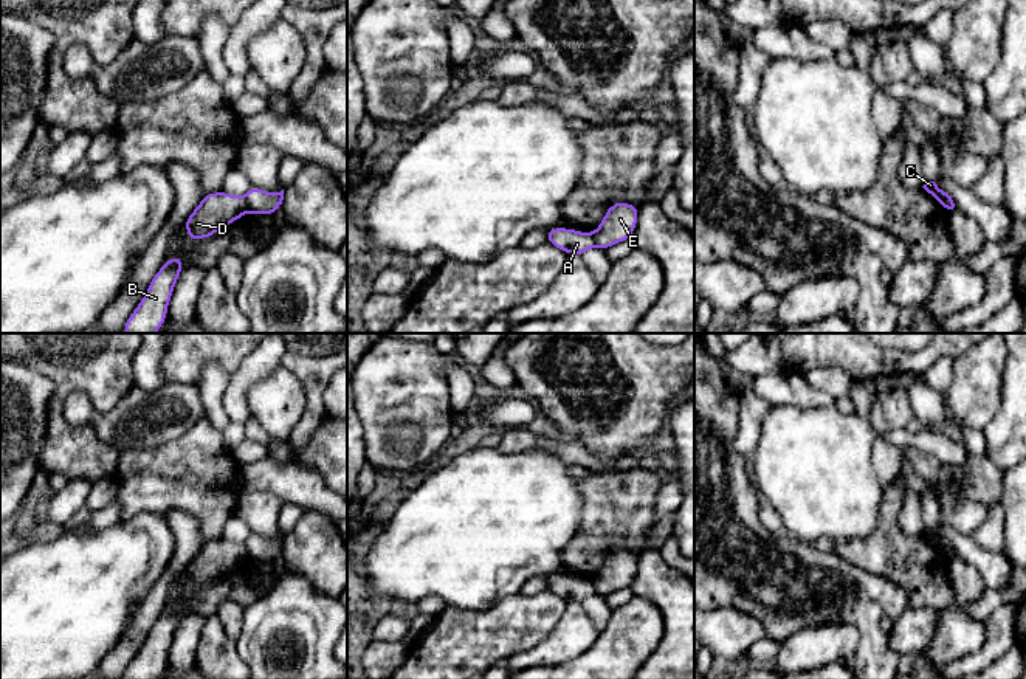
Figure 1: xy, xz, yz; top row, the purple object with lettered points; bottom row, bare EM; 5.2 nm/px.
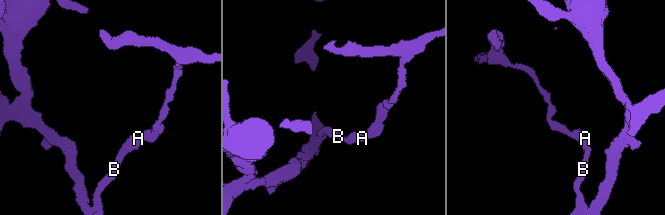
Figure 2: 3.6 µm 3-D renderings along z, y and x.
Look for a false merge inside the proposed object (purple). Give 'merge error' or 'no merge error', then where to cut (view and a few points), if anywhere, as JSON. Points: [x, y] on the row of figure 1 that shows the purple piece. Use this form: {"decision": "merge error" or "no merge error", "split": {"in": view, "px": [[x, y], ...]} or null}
{"decision": "merge error", "split": {"in": "xy", "px": [[244, 197], [250, 211]]}}

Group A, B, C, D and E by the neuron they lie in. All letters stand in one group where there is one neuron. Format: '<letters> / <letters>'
A B D / C E

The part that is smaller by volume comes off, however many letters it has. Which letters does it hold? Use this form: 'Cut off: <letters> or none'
Cut off: C, E

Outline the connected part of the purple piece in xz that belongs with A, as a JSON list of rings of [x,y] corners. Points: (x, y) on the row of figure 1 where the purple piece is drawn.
[[[561,226],[550,228],[546,233],[547,242],[567,254],[583,256],[587,250],[595,246],[595,240],[590,233],[581,233]]]

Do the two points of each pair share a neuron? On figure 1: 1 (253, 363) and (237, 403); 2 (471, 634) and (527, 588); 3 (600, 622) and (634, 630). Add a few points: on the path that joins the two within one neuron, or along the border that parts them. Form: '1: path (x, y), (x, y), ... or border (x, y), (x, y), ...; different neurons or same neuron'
1: path (250, 372), (239, 383), (237, 394); same neuron
2: border (546, 588), (535, 594), (519, 594); different neurons
3: border (612, 610), (608, 623), (600, 633); different neurons

